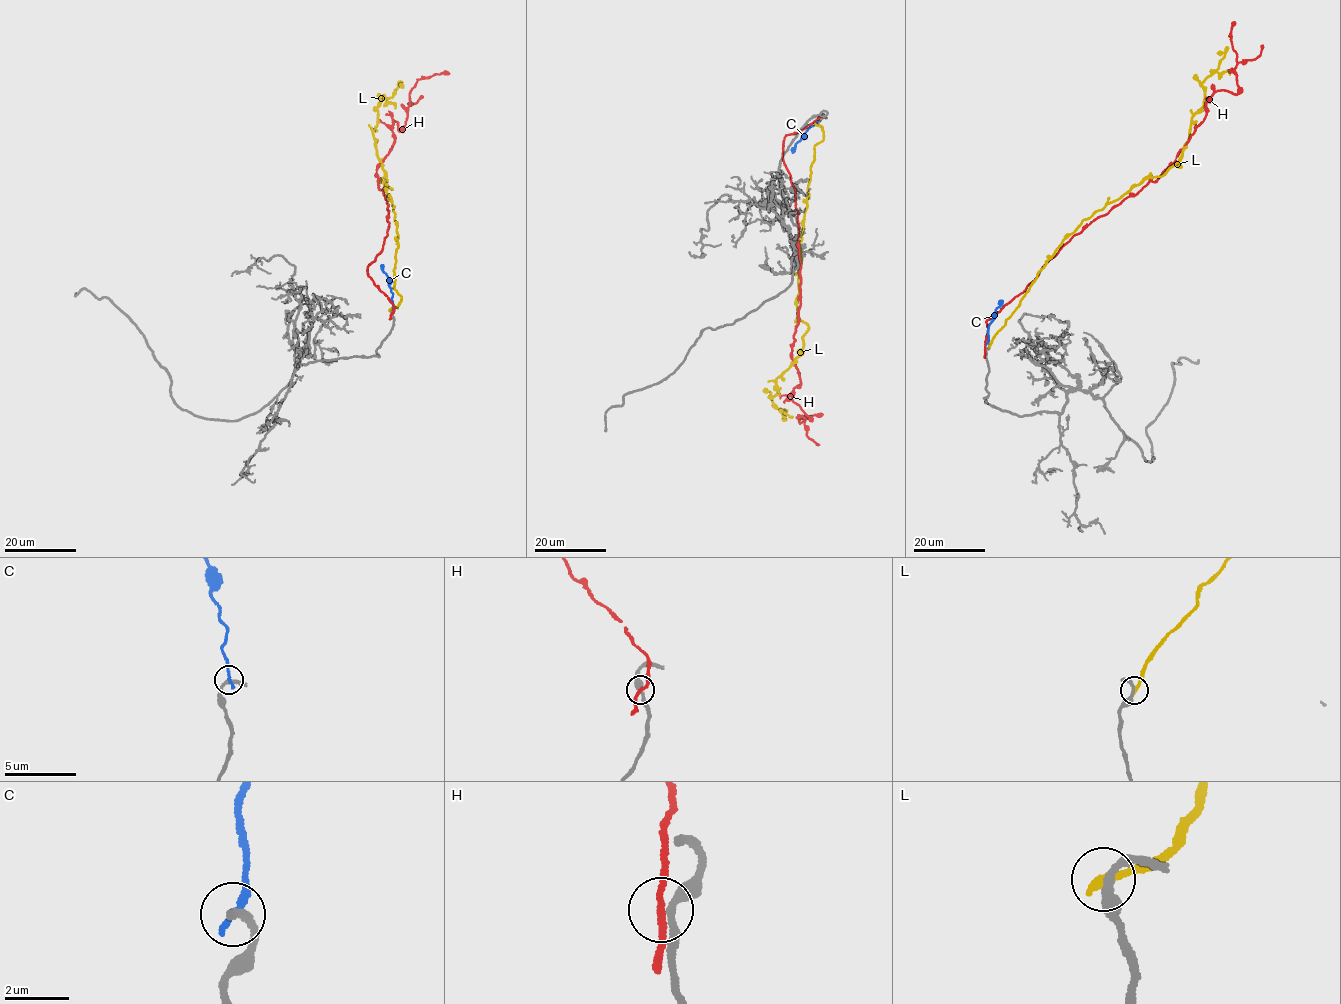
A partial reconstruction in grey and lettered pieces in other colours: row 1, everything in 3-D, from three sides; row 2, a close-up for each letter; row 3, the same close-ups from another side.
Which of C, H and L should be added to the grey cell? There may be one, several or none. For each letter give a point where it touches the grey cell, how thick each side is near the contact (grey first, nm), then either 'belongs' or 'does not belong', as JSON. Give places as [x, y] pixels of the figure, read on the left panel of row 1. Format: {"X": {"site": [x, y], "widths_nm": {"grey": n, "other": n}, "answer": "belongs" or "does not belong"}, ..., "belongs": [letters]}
{"C": {"site": [393, 306], "widths_nm": {"grey": 240, "other": 240}, "answer": "does not belong"}, "H": {"site": [392, 313], "widths_nm": {"grey": 280, "other": 200}, "answer": "does not belong"}, "L": {"site": [390, 309], "widths_nm": {"grey": 260, "other": 300}, "answer": "does not belong"}, "belongs": []}

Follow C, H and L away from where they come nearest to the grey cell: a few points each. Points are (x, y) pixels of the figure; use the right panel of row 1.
C: (987, 342), (992, 315), (1003, 300)
H: (985, 351), (986, 321), (1024, 291), (1075, 235), (1154, 182), (1204, 119), (1213, 94), (1238, 92), (1234, 23)
L: (989, 345), (1061, 241), (1178, 161), (1191, 117), (1203, 104), (1203, 81), (1227, 46)

